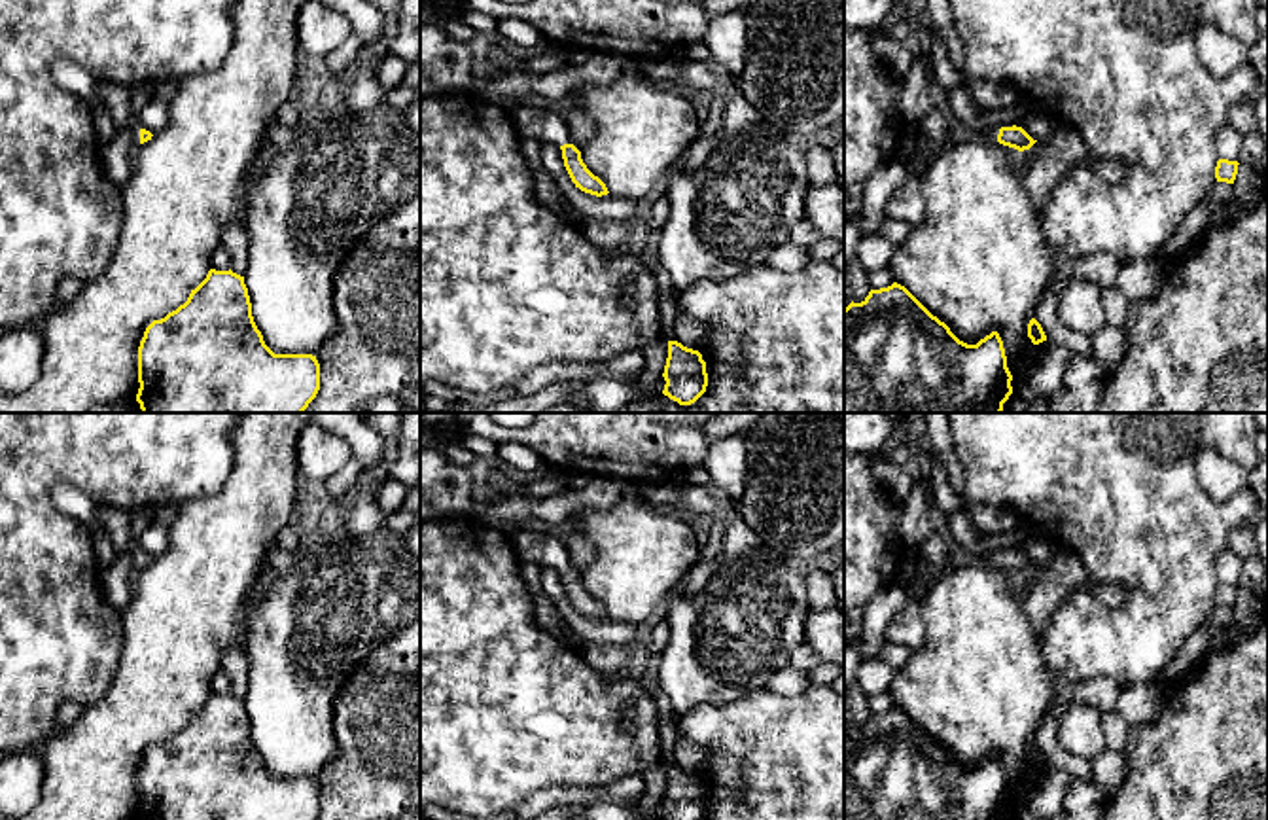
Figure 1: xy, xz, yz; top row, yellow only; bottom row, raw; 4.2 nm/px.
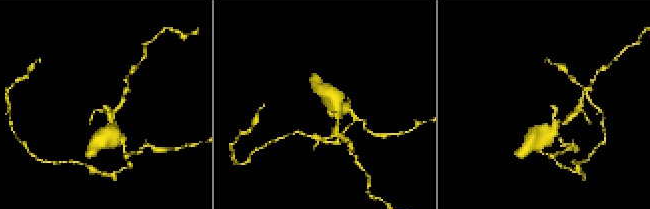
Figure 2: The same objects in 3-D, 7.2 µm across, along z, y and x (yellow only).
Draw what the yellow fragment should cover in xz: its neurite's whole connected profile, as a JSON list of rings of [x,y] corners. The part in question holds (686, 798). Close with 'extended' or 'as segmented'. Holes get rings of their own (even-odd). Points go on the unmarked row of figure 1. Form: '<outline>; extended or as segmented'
[[[668,765],[668,782],[662,797],[664,820],[702,820],[708,811],[706,786],[698,775]]]; as segmented

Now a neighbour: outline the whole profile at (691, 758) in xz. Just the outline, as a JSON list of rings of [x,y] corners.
[[[678,731],[676,746],[674,746],[674,761],[687,773],[702,775],[706,767],[706,754],[700,746],[693,744]]]

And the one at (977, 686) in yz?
[[[980,562],[933,572],[920,600],[925,642],[910,650],[907,665],[895,670],[889,686],[893,704],[960,765],[977,769],[992,756],[999,758],[1013,799],[1011,811],[1035,771],[1028,761],[1028,748],[1060,691],[1022,608],[1020,583],[1022,576]]]

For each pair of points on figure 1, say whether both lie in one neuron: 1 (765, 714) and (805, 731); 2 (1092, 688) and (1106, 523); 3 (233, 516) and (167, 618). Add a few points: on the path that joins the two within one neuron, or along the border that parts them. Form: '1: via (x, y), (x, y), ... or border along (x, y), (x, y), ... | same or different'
1: via (774, 724), (782, 731), (795, 731) | same
2: border along (1121, 684), (1108, 677), (1091, 677), (1070, 686) | different
3: via (222, 540), (216, 546), (205, 580), (192, 593) | same

